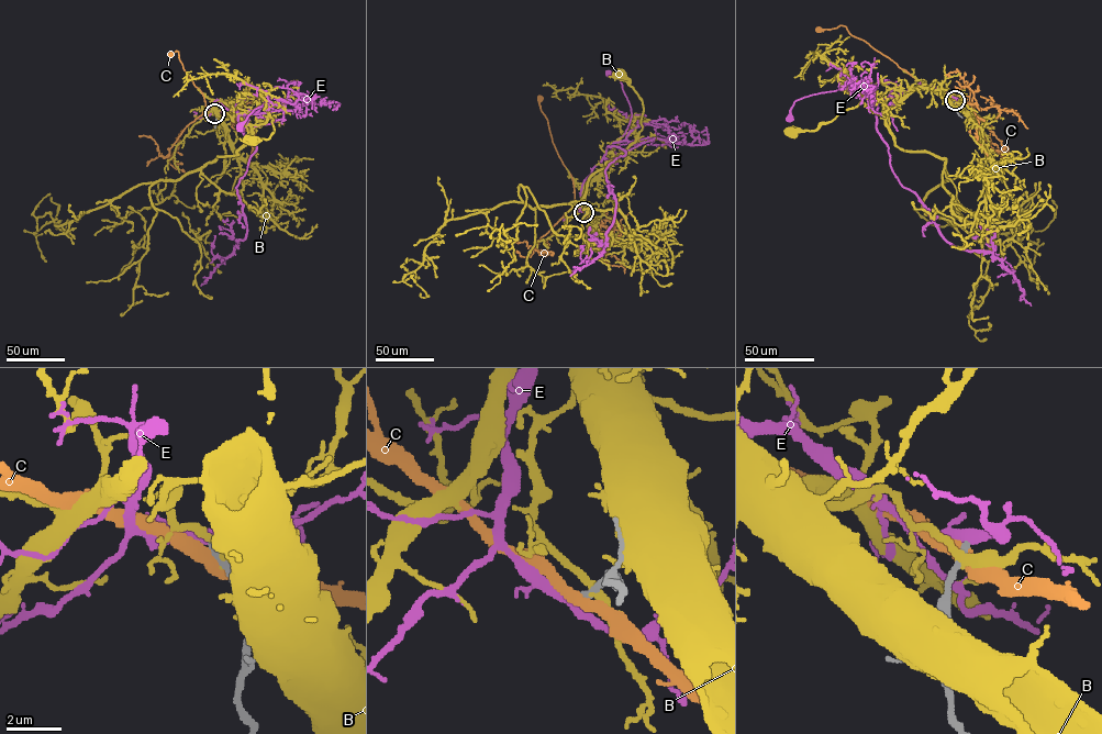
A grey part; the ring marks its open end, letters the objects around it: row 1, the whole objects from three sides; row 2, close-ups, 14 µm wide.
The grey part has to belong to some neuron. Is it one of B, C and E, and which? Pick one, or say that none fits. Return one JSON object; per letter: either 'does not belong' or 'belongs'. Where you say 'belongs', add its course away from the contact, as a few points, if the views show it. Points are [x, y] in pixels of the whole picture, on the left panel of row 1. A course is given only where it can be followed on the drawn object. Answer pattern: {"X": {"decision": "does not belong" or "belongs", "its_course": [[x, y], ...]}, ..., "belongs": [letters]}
{"B": {"decision": "does not belong"}, "C": {"decision": "does not belong"}, "E": {"decision": "belongs", "its_course": [[214, 113], [211, 112], [213, 102], [244, 113], [263, 104], [240, 128]]}, "belongs": ["E"]}

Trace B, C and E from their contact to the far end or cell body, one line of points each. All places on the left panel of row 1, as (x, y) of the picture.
B: (215, 114), (214, 107), (222, 102), (249, 124), (263, 124), (269, 115), (273, 133), (268, 138), (252, 140)
C: (214, 113), (206, 110), (203, 95), (184, 69), (178, 52), (170, 54)
E: (214, 113), (211, 112), (213, 102), (244, 113), (263, 104), (240, 128)

